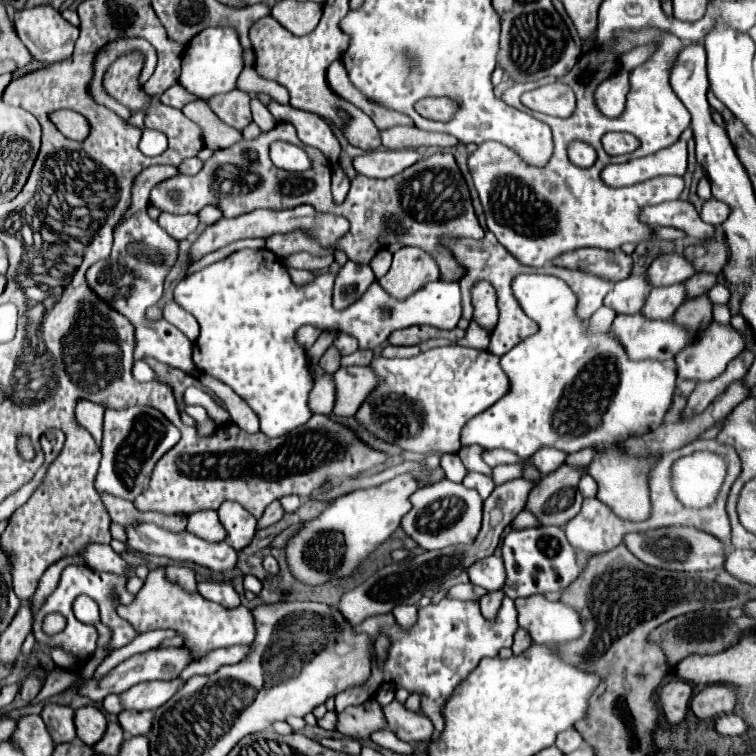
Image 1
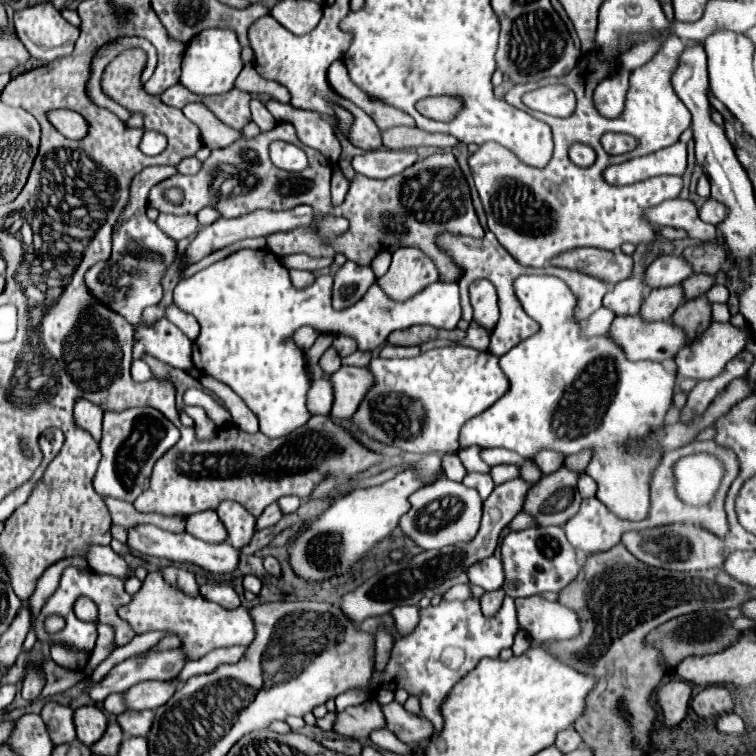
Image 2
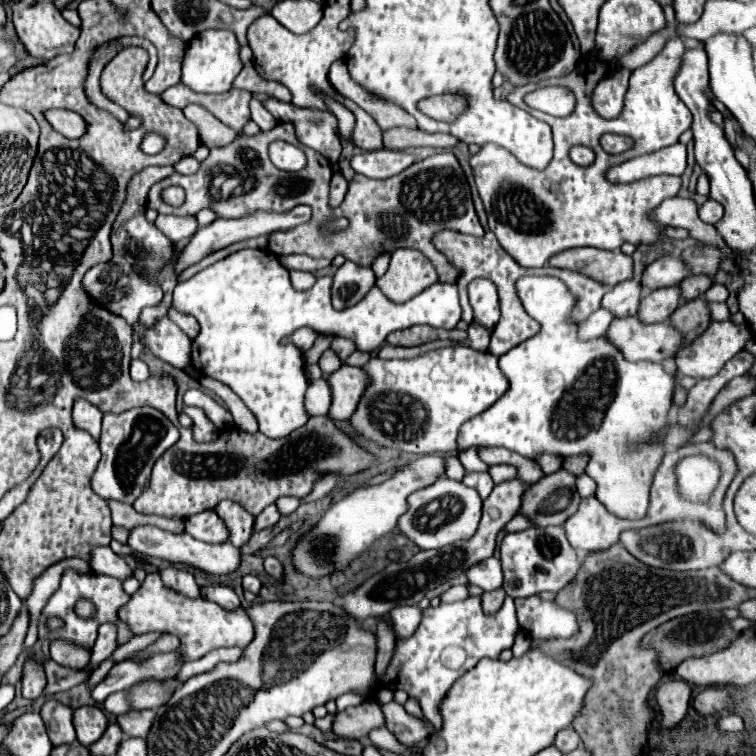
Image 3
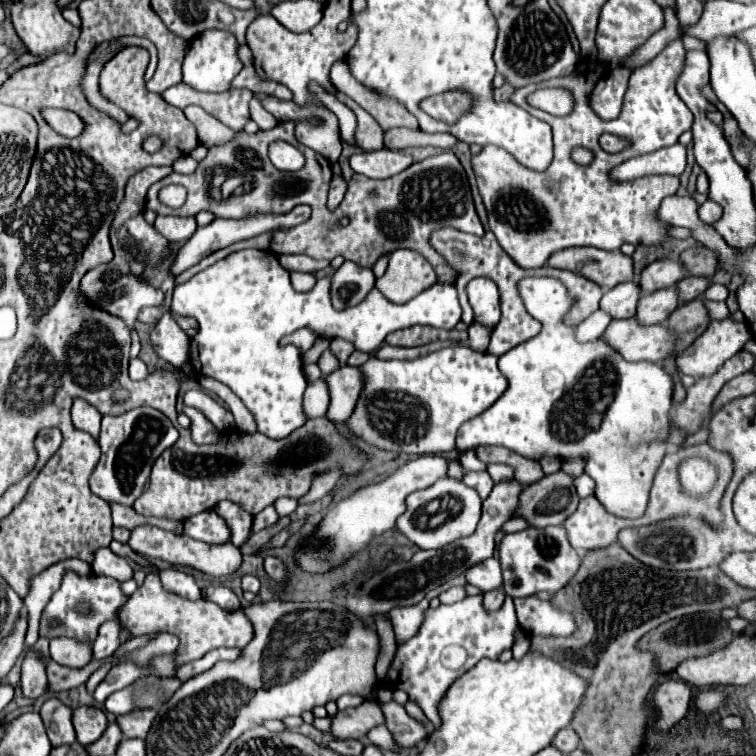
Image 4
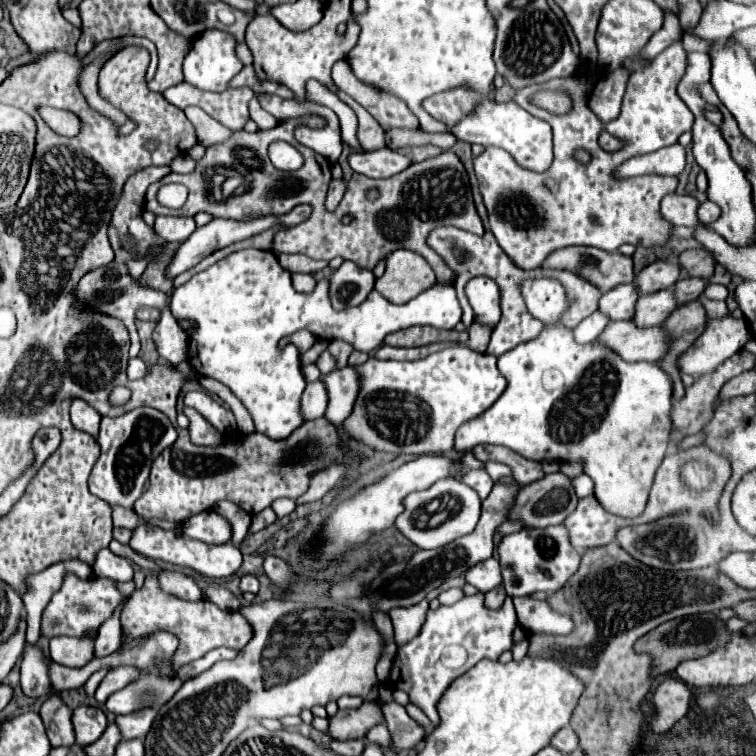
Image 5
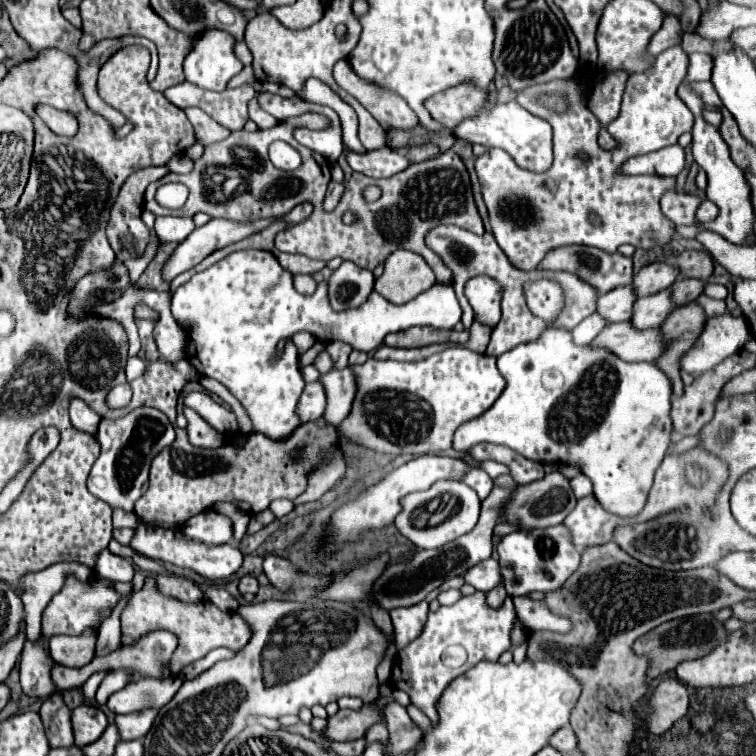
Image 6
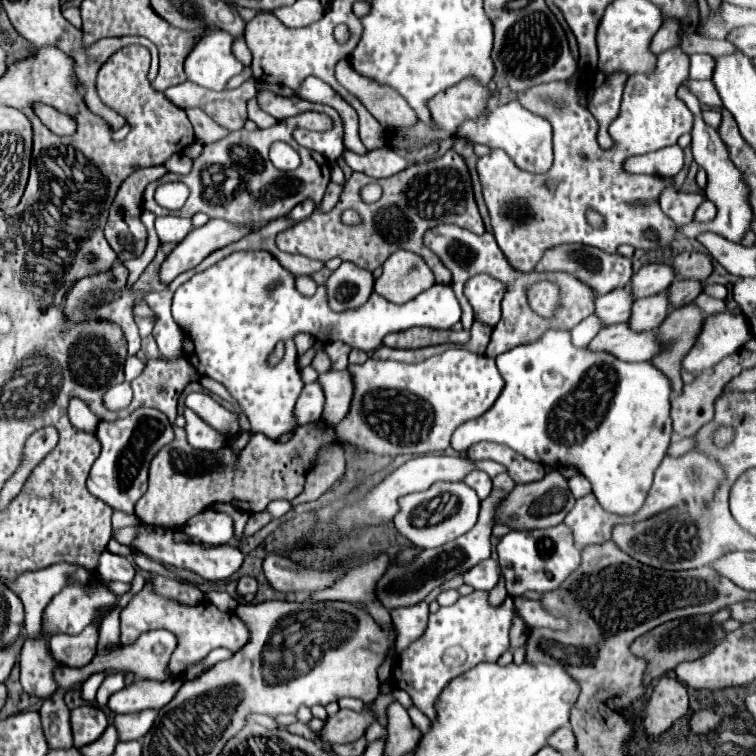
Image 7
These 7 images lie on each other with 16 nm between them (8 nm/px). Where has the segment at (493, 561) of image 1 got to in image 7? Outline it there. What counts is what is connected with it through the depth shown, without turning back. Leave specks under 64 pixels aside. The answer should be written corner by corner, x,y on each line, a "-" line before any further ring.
488,558
480,564
476,564
476,568
470,568
464,574
464,582
470,584
476,590
492,590
500,580
500,566
496,560

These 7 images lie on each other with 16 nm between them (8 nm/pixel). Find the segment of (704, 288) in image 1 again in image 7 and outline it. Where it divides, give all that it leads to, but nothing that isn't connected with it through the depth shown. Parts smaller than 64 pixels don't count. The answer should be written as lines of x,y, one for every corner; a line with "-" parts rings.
676,280
670,288
668,288
668,294
670,294
670,300
672,300
672,306
674,308
680,308
680,306
686,306
690,302
696,300
696,296
704,290
704,284
698,282
698,280

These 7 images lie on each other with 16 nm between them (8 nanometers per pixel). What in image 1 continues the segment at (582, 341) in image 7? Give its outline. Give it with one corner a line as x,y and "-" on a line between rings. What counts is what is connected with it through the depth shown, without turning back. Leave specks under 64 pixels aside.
602,306
598,312
592,314
590,330
592,332
606,332
612,326
614,318
616,318
616,312
612,312
612,308
608,308
608,306

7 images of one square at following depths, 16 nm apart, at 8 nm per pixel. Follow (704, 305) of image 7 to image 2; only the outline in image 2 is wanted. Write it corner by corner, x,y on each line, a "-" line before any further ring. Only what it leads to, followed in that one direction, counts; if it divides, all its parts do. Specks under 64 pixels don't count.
712,304
712,320
714,322
730,322
730,312
728,312
728,306
726,304

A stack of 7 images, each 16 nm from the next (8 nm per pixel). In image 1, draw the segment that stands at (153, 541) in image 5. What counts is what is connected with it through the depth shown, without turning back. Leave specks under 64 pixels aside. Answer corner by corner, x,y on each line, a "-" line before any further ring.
140,522
140,524
128,524
126,526
126,536
128,536
128,546
136,552
142,554
154,554
154,556
166,556
178,562
196,562
200,566
206,566
210,570
216,572
224,572
234,568
236,564
236,556
238,552
228,544
228,542
208,542
208,540
200,540
200,536
192,536
192,532
184,530
184,532
170,532
164,530
156,524
148,524
148,522

